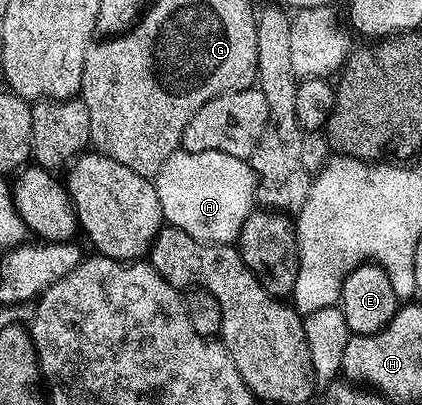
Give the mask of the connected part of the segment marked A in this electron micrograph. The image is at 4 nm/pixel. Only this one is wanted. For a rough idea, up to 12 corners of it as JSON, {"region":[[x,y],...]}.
{"region":[[181,147],[154,174],[166,224],[238,242],[250,160]]}

